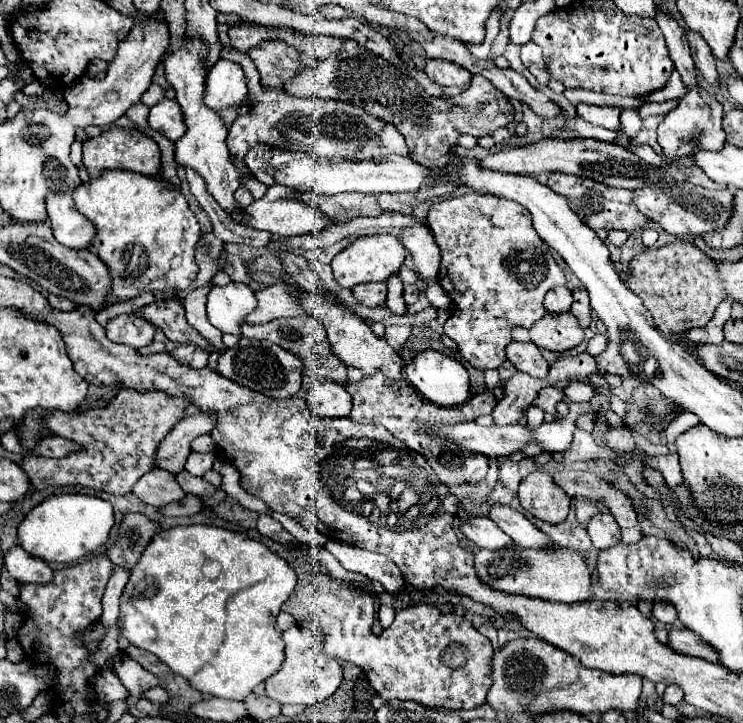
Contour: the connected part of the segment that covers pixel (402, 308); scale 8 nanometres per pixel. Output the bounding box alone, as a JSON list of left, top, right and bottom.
[386,277,408,315]

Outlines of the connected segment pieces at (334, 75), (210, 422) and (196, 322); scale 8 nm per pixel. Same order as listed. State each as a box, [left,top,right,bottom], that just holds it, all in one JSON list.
[[228,27,514,161],[156,413,216,473],[184,281,224,351]]

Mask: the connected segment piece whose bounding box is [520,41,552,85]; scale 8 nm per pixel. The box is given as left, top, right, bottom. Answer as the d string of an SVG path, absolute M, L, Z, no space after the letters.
M526 43L522 45L522 51L520 51L520 57L522 57L522 63L528 67L528 71L538 79L540 85L548 85L552 75L550 71L546 69L546 63L542 59L542 53L540 53L540 47L536 43Z

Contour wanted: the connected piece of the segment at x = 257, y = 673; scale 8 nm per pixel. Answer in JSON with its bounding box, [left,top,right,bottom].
[120,525,296,701]

